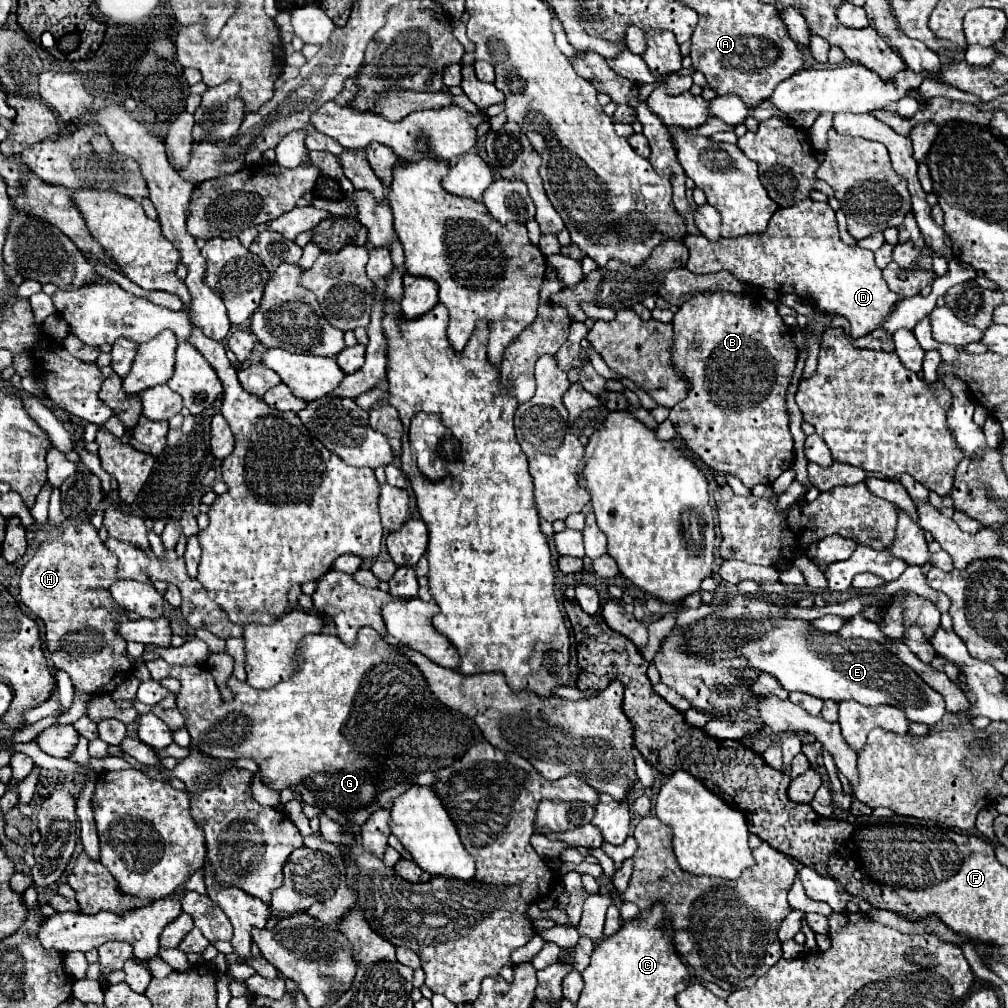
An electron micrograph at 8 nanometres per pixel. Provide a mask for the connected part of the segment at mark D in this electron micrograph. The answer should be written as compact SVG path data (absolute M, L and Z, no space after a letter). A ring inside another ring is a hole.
M804 200L800 204L794 204L790 208L778 208L774 216L770 218L768 230L764 234L750 234L742 238L722 238L718 242L710 242L702 234L686 234L686 240L682 240L690 252L686 268L692 274L710 274L710 272L720 272L728 270L732 272L740 282L760 286L760 288L770 288L780 294L796 294L802 300L808 300L810 304L816 304L818 310L822 312L832 312L844 316L852 326L850 334L854 338L870 334L872 330L878 328L882 318L890 312L890 308L900 300L884 282L882 270L876 268L874 264L874 254L864 248L852 248L846 246L840 236L838 236L838 226L836 226L836 216L832 208L826 202L814 202L814 200Z

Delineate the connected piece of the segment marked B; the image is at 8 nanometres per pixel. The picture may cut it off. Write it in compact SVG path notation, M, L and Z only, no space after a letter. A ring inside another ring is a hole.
M758 292L696 294L678 308L672 326L672 366L688 382L688 396L670 410L676 432L700 460L724 474L736 476L746 488L770 484L794 462L794 440L788 430L784 402L798 356L792 330L782 322L776 306Z

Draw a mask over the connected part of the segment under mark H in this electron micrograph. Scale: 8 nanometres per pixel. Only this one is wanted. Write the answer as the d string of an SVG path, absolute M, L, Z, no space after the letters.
M90 522L68 526L62 532L52 532L52 536L54 538L48 538L42 544L38 544L36 554L22 568L20 598L30 608L30 612L36 614L46 626L46 650L50 654L54 668L64 670L70 676L74 688L80 692L86 692L90 696L110 694L132 674L132 666L126 656L126 640L118 636L116 624L110 614L112 608L118 608L118 604L114 604L108 592L108 588L118 580L116 578L118 560L102 544L96 528Z

